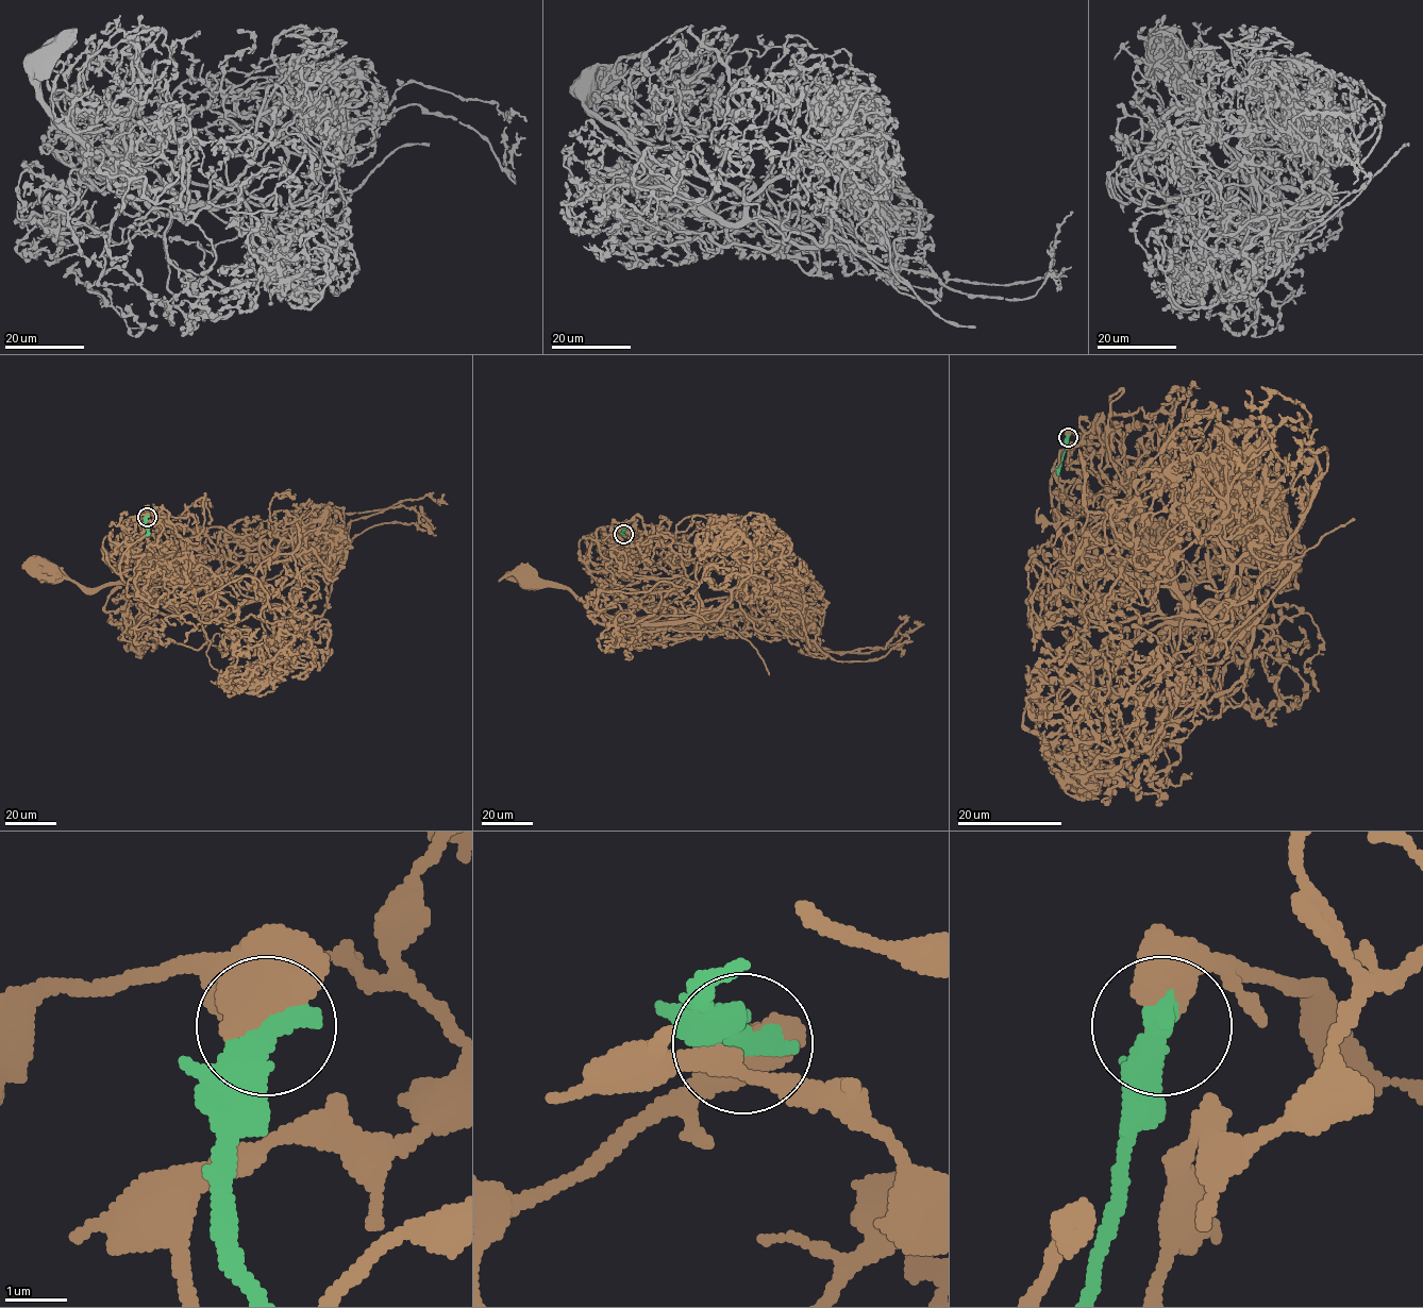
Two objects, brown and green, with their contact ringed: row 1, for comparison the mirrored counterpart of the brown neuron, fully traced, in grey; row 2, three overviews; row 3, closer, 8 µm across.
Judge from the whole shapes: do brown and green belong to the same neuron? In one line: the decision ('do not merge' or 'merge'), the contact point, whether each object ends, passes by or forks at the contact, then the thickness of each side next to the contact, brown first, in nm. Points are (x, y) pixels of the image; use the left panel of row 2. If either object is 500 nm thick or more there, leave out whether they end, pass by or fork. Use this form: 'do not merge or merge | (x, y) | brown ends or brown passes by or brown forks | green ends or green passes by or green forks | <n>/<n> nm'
do not merge | (147, 517) | 750/600 nm

